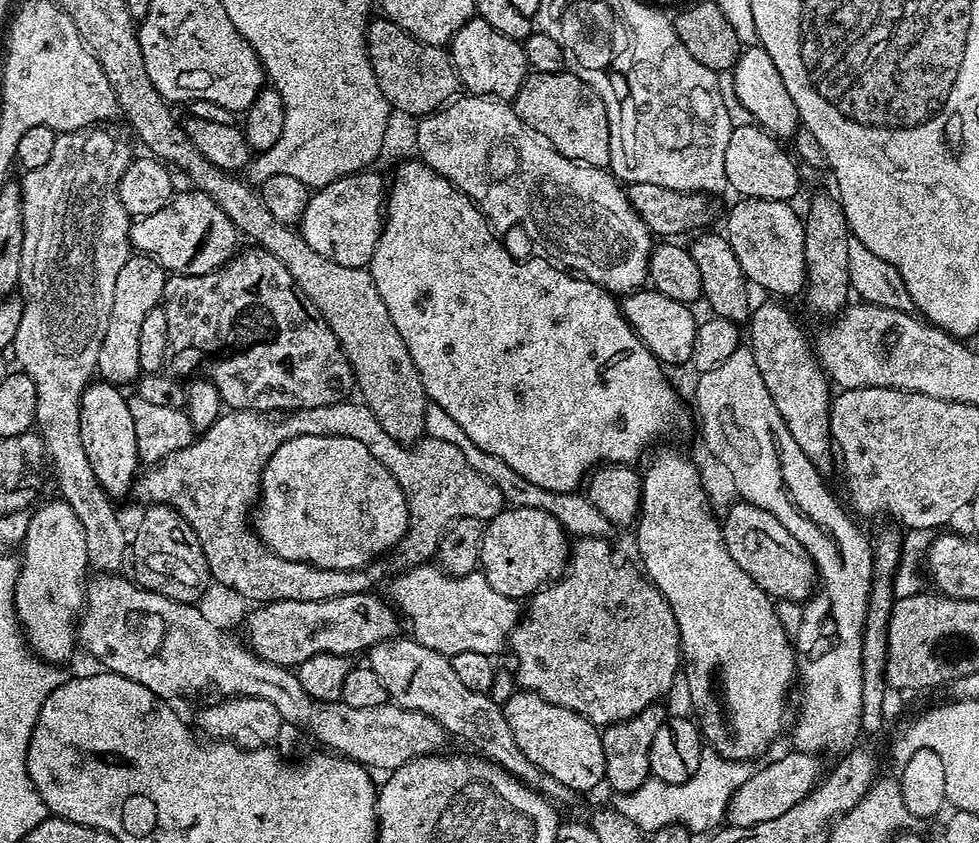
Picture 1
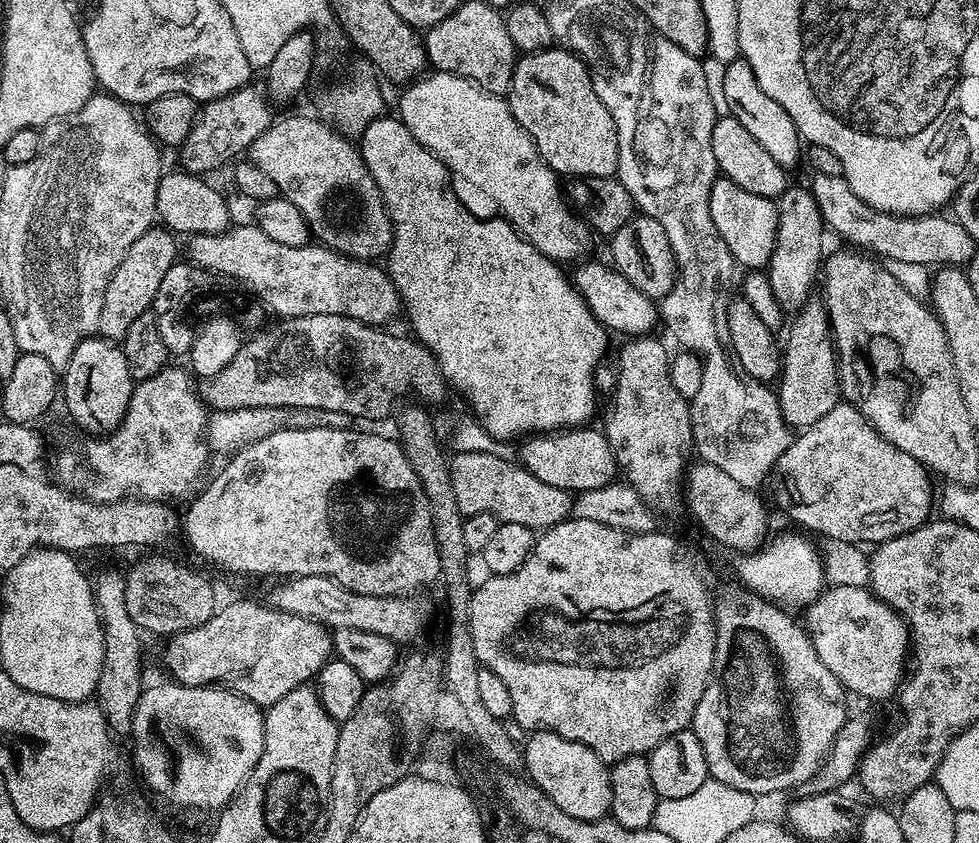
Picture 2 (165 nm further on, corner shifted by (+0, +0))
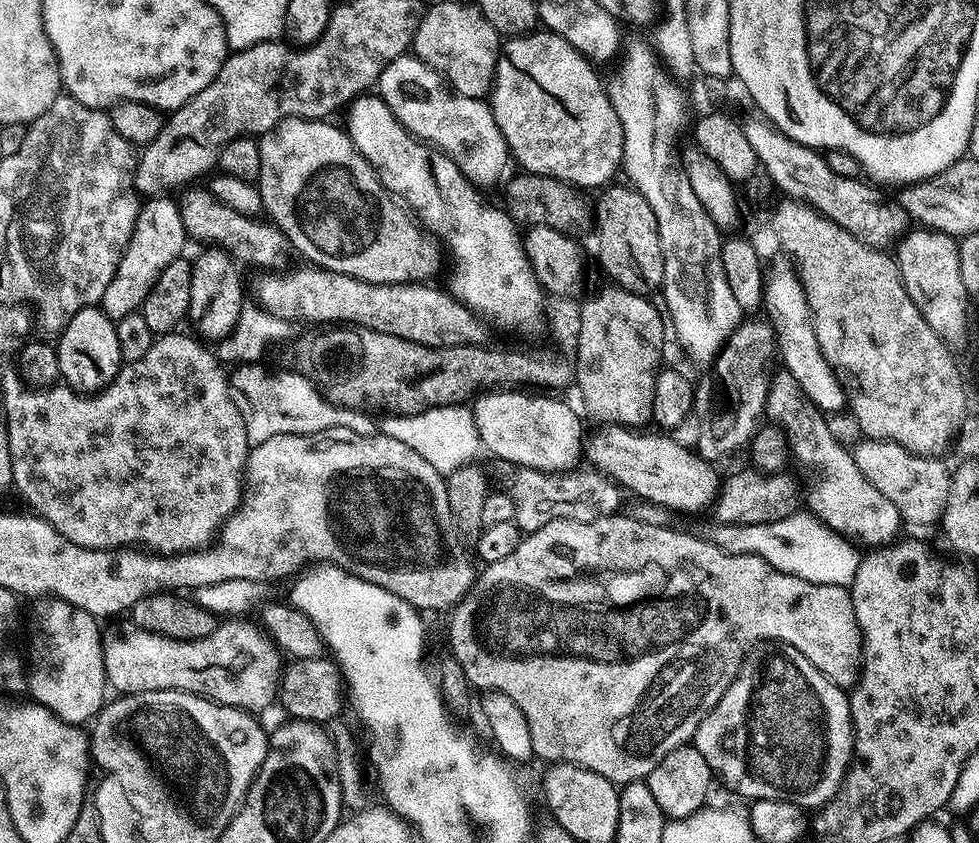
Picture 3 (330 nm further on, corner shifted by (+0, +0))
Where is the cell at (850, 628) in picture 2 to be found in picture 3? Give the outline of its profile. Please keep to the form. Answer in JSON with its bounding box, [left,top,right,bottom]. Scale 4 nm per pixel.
[448,514,864,786]

